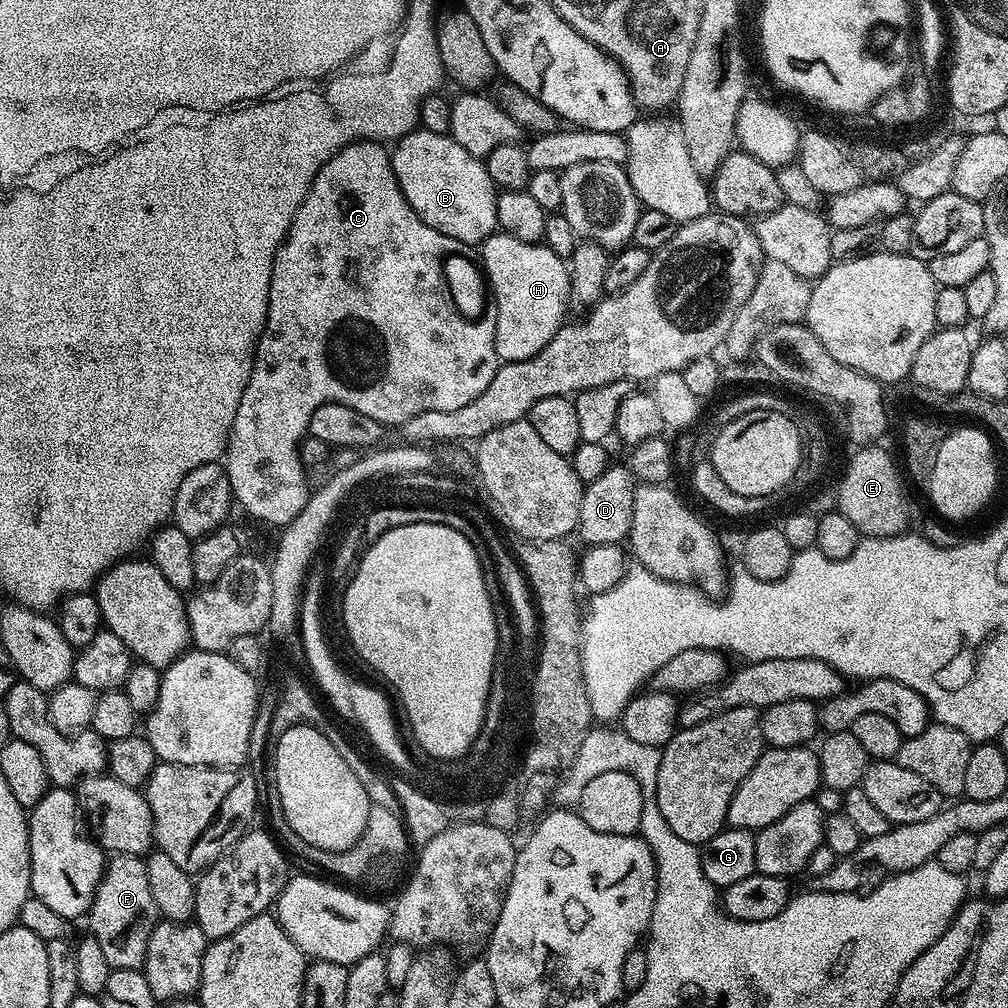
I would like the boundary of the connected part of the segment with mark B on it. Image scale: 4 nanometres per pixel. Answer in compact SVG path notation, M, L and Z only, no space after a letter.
M407 132L391 149L392 169L398 186L422 222L466 246L483 245L497 231L498 189L486 170L484 160L462 150L452 137L440 132Z

